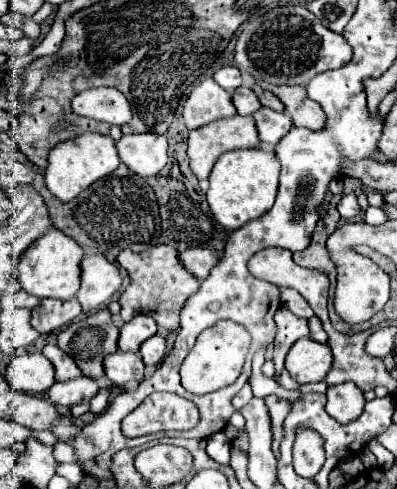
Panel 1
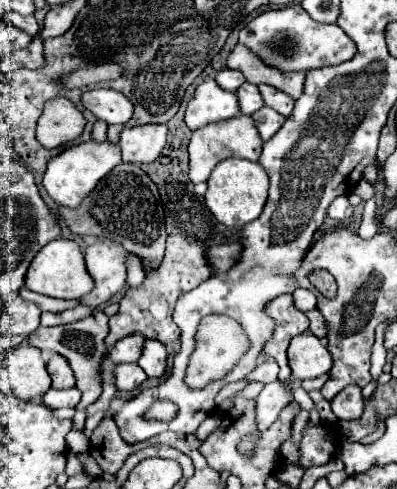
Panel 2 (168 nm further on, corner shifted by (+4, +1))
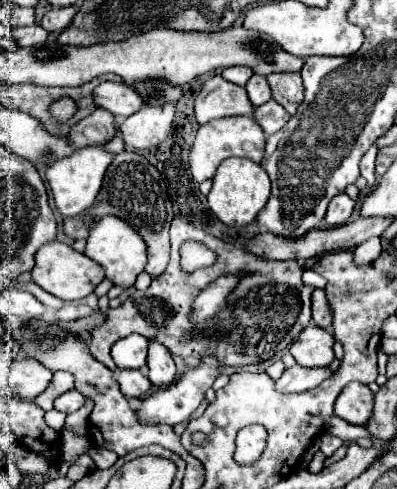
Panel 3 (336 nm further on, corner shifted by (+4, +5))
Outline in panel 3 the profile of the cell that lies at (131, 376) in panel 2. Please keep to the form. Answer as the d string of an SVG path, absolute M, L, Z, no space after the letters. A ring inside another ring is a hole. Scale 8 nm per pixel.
M122 370L118 374L118 382L120 382L120 390L124 396L134 396L134 398L142 398L148 390L150 390L150 380L140 372L140 370Z

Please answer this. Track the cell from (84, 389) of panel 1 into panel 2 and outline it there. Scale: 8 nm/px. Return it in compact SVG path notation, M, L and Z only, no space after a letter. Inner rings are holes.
M74 386L74 388L62 388L62 390L56 390L56 388L50 388L46 394L44 394L44 404L48 408L66 408L66 406L72 406L76 408L76 404L80 402L80 390Z

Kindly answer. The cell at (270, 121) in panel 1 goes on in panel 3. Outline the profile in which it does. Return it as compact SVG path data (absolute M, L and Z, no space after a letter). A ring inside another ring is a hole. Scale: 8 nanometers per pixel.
M268 100L266 104L262 104L254 110L254 120L262 126L266 136L270 136L270 134L278 132L290 120L290 114L274 100Z

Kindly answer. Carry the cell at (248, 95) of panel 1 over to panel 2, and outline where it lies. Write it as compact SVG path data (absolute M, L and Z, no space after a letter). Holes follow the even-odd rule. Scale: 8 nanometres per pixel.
M244 82L236 90L236 96L238 96L238 104L240 104L242 114L254 114L256 110L260 110L264 106L264 100L258 92L258 86L254 86L250 82Z

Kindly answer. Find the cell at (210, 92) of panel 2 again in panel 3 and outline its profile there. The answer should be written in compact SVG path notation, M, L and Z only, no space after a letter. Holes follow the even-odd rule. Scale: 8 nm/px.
M220 74L204 82L196 98L196 120L198 124L208 124L216 118L226 116L252 116L254 106L246 90L238 84L224 80Z

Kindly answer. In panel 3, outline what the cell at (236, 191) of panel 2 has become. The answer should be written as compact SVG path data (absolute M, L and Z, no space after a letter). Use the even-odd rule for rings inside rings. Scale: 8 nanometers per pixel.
M228 158L218 166L214 186L208 194L210 210L228 226L246 226L256 220L258 212L266 206L270 196L270 178L264 168L246 158Z

